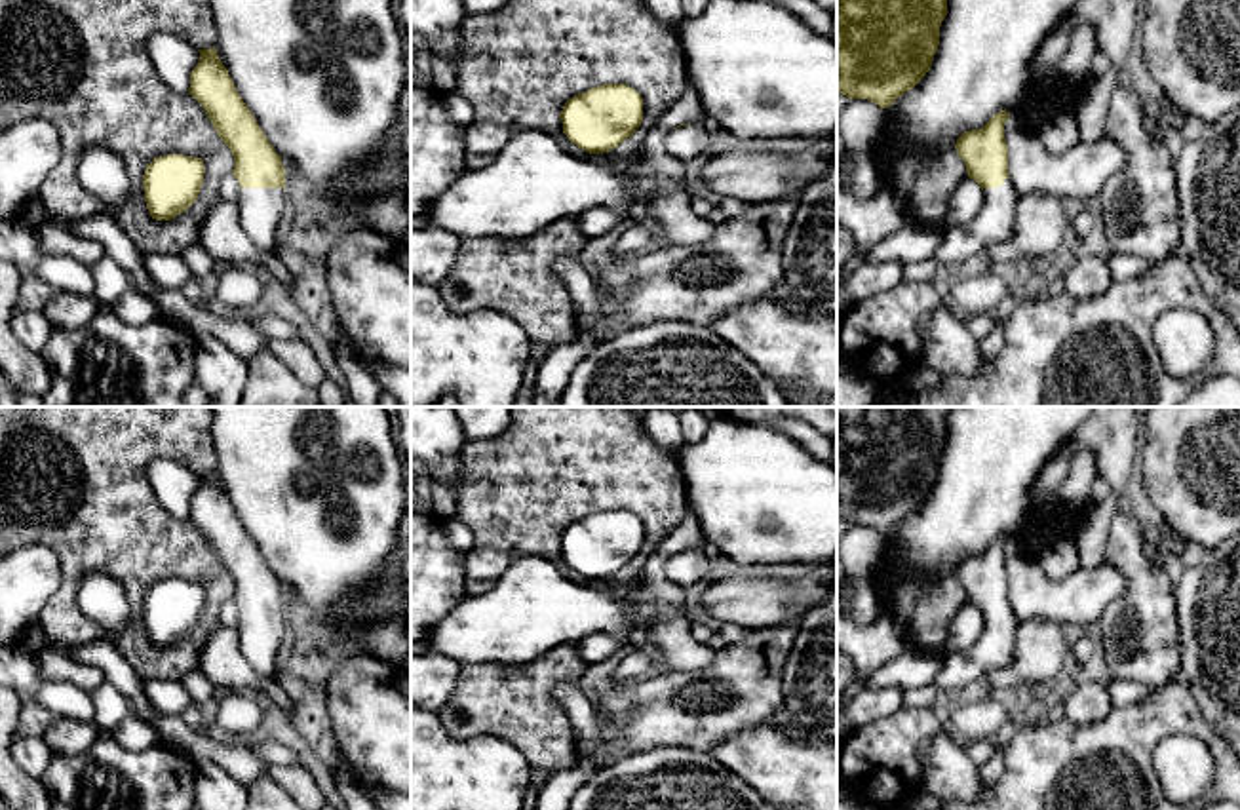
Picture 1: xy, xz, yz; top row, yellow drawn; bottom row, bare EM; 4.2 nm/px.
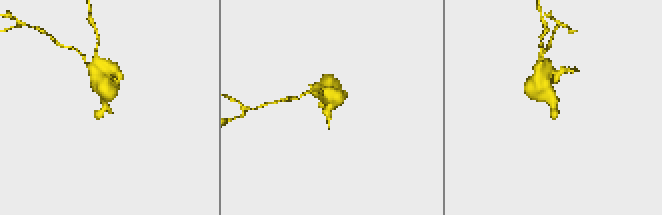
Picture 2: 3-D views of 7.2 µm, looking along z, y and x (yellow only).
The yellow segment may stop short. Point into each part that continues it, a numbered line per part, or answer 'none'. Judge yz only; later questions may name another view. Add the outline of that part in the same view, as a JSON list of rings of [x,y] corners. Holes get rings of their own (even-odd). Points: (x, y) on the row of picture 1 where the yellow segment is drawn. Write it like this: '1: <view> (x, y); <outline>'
1: yz (995, 219); [[[1010,177],[998,188],[983,188],[983,205],[966,226],[943,230],[934,259],[940,266],[953,266],[987,251],[991,241],[1004,241],[1014,228],[1014,211],[1019,196]]]

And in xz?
1: xz (687, 141); [[[696,122],[671,129],[666,135],[668,154],[685,162],[707,152],[709,143],[711,135]]]

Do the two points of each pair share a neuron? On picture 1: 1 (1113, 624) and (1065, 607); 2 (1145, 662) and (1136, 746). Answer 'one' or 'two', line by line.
1: two
2: two

